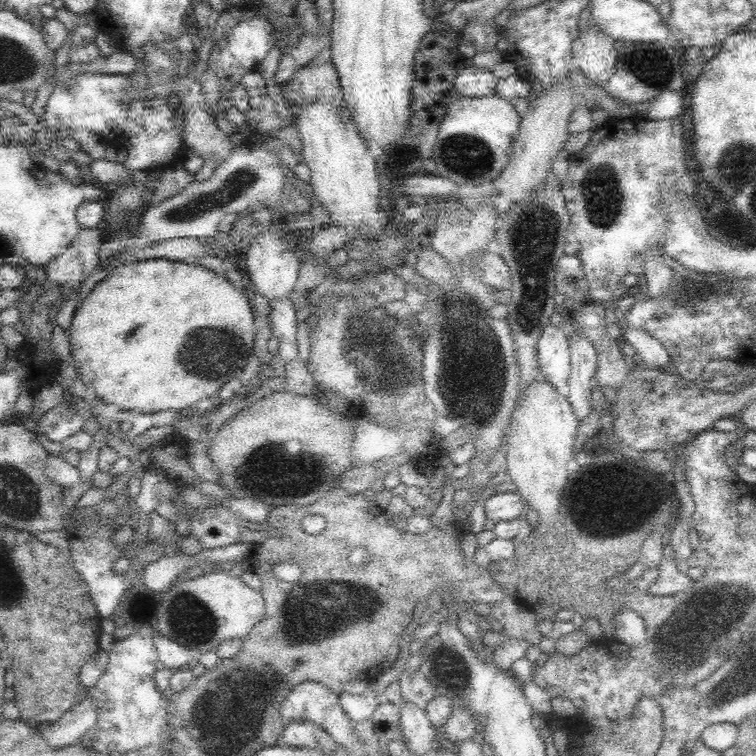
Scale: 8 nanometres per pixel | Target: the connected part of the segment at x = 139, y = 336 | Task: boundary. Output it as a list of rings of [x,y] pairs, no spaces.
[[[166,258],[150,260],[120,261],[112,268],[112,274],[100,277],[94,288],[77,306],[71,321],[68,333],[71,345],[71,357],[77,372],[86,386],[92,386],[95,395],[106,405],[118,405],[122,412],[135,412],[142,414],[153,414],[160,416],[165,411],[177,412],[179,417],[182,413],[194,410],[202,399],[220,392],[221,388],[233,378],[241,374],[240,370],[245,368],[247,359],[254,352],[255,324],[254,313],[249,297],[238,285],[231,283],[226,274],[218,273],[198,263],[172,262]]]

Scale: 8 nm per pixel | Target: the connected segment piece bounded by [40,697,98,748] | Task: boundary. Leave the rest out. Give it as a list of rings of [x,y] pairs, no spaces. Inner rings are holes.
[[[90,697],[74,705],[68,712],[52,723],[40,727],[40,735],[54,746],[70,746],[80,743],[80,739],[96,722],[98,705]]]

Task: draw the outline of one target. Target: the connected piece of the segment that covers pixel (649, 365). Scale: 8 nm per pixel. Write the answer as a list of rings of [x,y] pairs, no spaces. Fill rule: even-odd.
[[[626,327],[622,330],[624,338],[629,342],[636,353],[642,359],[642,364],[647,369],[667,370],[669,368],[670,354],[662,342],[658,341],[652,335],[643,329],[634,329],[634,327]]]

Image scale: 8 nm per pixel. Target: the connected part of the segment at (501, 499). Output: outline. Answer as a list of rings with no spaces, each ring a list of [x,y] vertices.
[[[517,492],[495,493],[486,500],[481,500],[484,504],[485,514],[490,520],[511,521],[524,515],[526,504]]]

